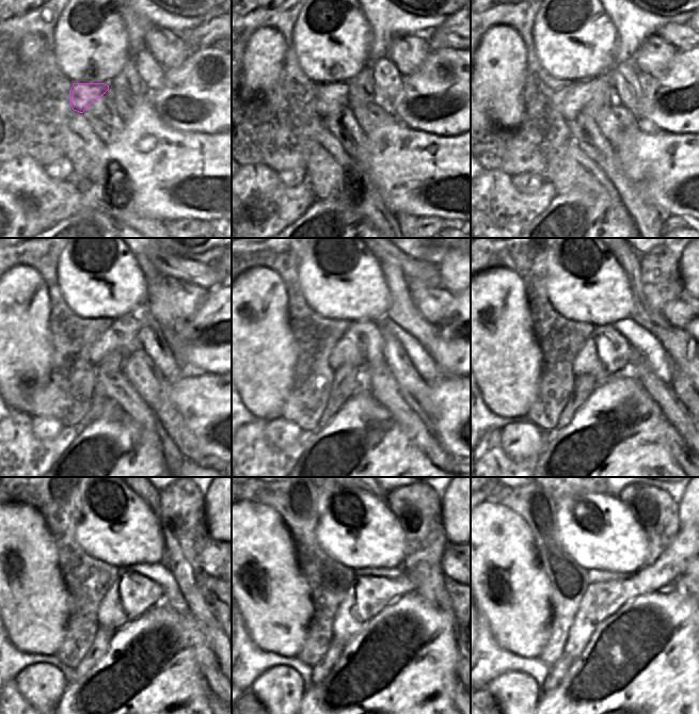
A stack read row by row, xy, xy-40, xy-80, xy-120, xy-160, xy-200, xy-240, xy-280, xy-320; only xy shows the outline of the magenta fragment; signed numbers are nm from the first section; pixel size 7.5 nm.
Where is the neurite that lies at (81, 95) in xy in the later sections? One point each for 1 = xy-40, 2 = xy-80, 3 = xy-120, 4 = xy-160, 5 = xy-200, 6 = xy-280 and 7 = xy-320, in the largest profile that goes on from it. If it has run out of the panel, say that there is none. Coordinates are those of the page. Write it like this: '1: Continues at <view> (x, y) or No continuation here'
1: Continues at xy-40 (330, 97)
2: Continues at xy-80 (580, 95)
3: Continues at xy-120 (123, 336)
4: Continues at xy-160 (363, 343)
5: Continues at xy-200 (607, 353)
6: Continues at xy-280 (367, 596)
7: Continues at xy-320 (602, 599)

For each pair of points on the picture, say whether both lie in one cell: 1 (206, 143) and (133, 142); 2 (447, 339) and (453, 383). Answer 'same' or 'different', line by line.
1: same
2: different

